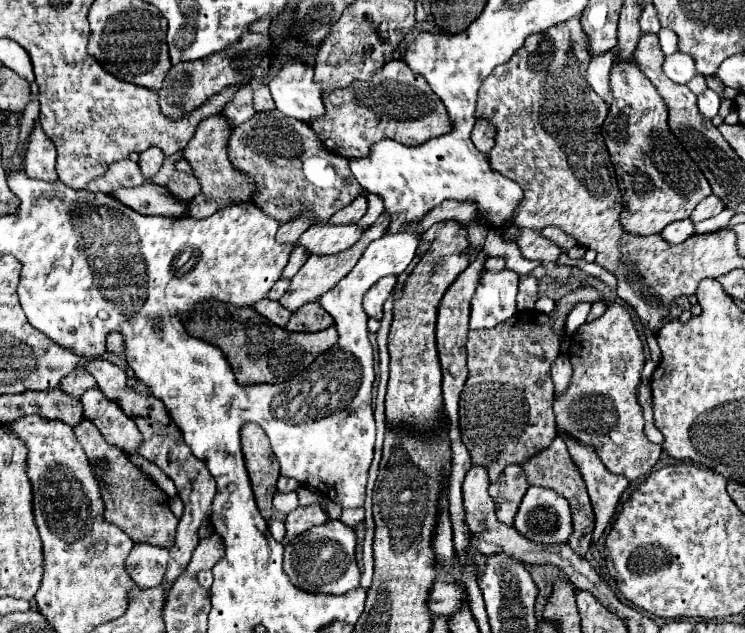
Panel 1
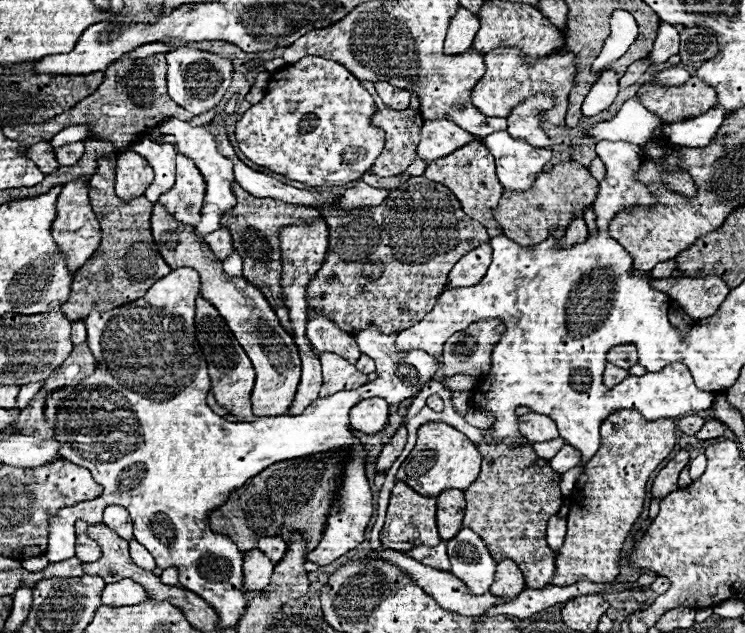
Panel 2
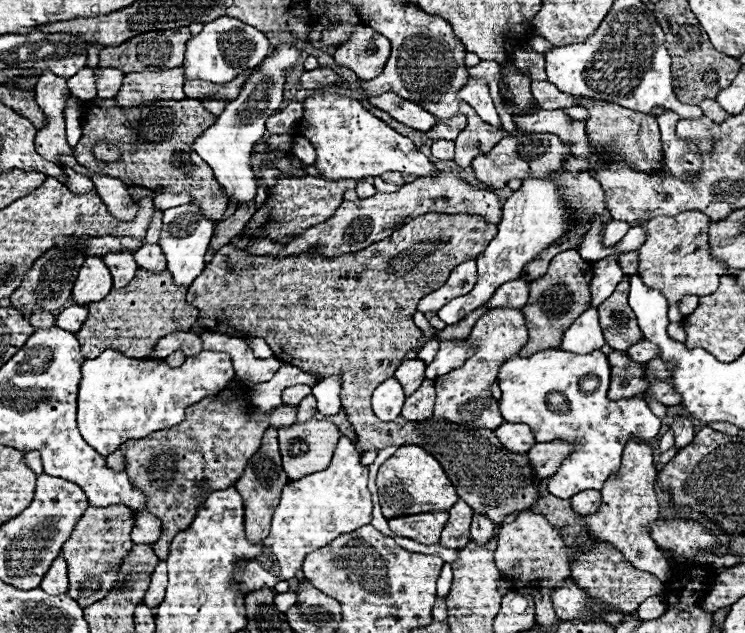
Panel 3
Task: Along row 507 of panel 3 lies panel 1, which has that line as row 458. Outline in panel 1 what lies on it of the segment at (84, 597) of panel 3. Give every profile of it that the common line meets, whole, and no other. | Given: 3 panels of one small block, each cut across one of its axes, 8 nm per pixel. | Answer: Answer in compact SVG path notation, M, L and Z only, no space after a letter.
M82 420L74 428L74 432L76 432L78 442L86 450L90 464L94 464L94 460L98 460L98 458L106 458L110 462L108 472L100 472L96 466L92 466L100 480L100 488L102 488L104 518L110 524L116 524L118 528L122 528L132 538L132 542L144 542L144 544L170 548L174 544L178 518L170 512L168 496L164 492L160 492L152 480L144 478L144 474L138 468L132 468L132 462L124 456L124 452L120 448L108 444L90 420Z

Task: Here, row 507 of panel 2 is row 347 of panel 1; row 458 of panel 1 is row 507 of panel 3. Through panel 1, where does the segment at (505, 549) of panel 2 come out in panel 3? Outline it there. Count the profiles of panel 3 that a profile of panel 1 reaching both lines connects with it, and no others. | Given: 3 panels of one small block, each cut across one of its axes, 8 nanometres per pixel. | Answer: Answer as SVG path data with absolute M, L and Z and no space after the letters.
M424 214L420 218L414 218L412 222L406 222L402 224L400 228L394 230L394 234L382 242L376 242L360 252L354 252L354 254L346 254L346 256L338 256L338 258L322 258L322 256L312 256L312 254L302 254L302 256L290 256L290 258L268 258L268 256L250 256L246 250L238 250L234 246L224 246L222 250L218 250L214 254L214 258L210 260L208 268L200 274L200 278L196 278L196 282L192 282L192 286L188 288L188 302L192 306L196 306L200 310L198 314L198 322L202 324L204 330L208 332L218 332L218 334L228 334L228 336L236 336L236 338L246 338L246 336L260 336L268 342L268 346L274 350L274 356L286 364L292 364L292 366L298 366L302 368L304 372L310 372L312 376L316 376L318 380L326 378L326 376L332 376L332 374L340 374L342 376L342 406L344 406L344 412L348 414L348 420L356 432L356 450L360 454L364 452L370 452L370 450L382 450L386 446L404 446L404 444L416 444L420 448L424 448L426 452L430 452L444 468L444 472L448 474L448 478L452 480L458 496L474 510L474 512L480 512L484 516L488 516L494 524L500 524L508 514L516 512L516 510L526 510L528 506L532 506L536 500L538 500L538 482L534 480L534 474L532 474L532 468L530 468L530 462L528 462L528 456L526 454L512 454L508 452L500 442L498 438L494 436L492 430L468 430L460 424L452 424L452 422L446 422L446 420L438 420L438 418L432 418L432 420L426 420L426 422L408 422L408 420L396 420L396 422L380 422L374 414L372 414L371 397L376 386L380 382L384 382L386 378L392 378L396 368L402 364L402 358L408 350L416 348L418 346L418 338L420 338L420 330L414 326L412 322L412 316L416 312L416 302L424 296L424 294L430 294L432 290L440 288L446 280L448 280L448 274L452 272L452 268L456 268L460 262L466 262L468 258L478 258L488 242L496 236L496 224L490 224L486 222L484 218L480 218L478 214L456 214L456 216L444 216L444 214Z

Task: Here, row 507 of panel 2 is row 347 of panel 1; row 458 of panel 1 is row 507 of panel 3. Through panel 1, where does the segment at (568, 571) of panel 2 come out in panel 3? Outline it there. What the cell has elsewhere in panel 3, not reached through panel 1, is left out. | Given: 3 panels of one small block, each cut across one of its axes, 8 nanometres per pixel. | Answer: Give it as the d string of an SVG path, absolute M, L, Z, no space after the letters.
M630 440L622 454L622 466L612 474L602 486L602 506L596 514L586 516L586 528L592 538L600 542L610 542L620 548L620 552L636 566L638 570L652 572L662 582L670 580L670 564L660 554L656 542L650 538L650 524L658 520L658 498L654 492L656 468L652 464L652 450L648 444Z

